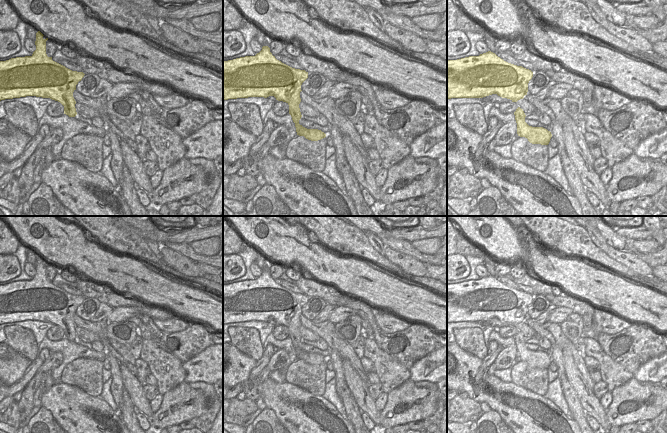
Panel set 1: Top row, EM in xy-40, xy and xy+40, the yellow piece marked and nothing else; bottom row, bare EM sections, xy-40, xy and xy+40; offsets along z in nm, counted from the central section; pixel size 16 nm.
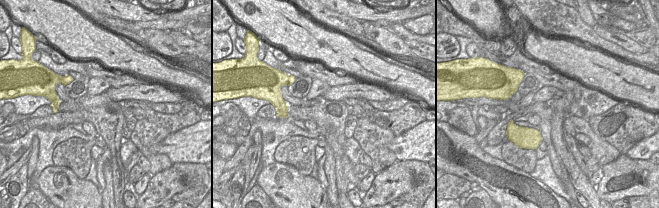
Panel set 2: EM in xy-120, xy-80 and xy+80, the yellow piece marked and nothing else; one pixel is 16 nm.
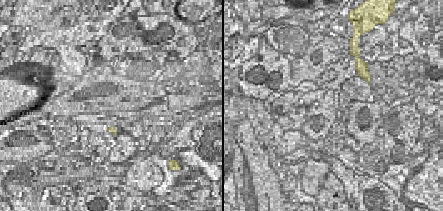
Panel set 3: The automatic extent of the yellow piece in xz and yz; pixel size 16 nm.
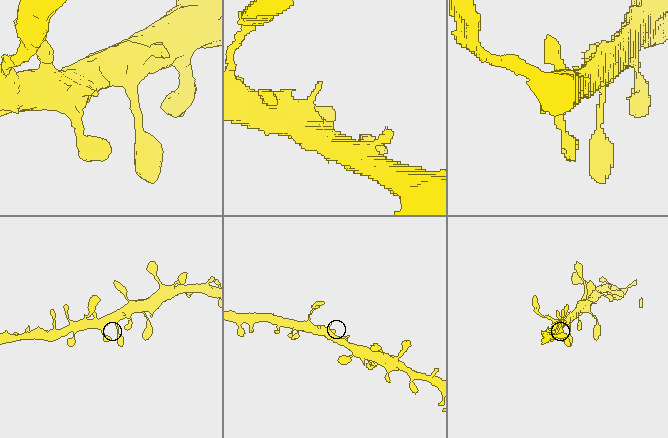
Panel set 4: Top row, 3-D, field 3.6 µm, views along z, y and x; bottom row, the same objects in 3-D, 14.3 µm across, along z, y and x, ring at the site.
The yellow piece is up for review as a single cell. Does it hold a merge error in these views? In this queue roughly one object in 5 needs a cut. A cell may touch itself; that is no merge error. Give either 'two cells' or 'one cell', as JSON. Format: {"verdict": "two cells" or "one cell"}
{"verdict": "one cell"}

